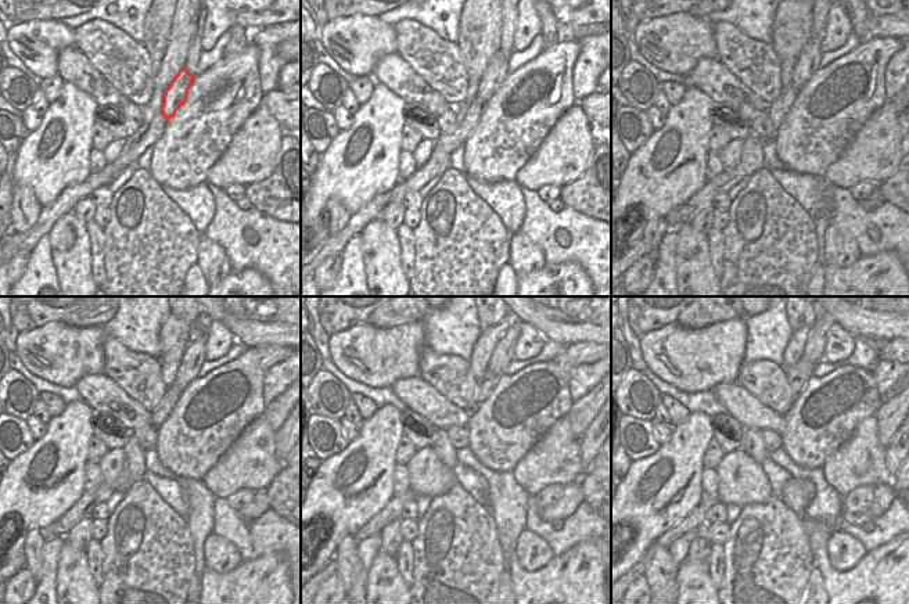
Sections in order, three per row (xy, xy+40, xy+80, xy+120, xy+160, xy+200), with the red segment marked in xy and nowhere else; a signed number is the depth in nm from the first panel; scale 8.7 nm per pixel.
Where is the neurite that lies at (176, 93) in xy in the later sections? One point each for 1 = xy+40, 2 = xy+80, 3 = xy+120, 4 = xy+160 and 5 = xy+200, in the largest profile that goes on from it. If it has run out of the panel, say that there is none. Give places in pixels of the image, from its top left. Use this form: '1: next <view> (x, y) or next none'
1: next xy+40 (498, 68)
2: next xy+80 (807, 64)
3: next xy+120 (191, 360)
4: next xy+160 (503, 353)
5: next xy+200 (818, 335)

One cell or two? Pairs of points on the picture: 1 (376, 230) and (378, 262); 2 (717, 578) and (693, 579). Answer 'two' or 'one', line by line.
1: one
2: two

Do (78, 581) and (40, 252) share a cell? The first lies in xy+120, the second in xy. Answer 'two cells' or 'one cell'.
two cells

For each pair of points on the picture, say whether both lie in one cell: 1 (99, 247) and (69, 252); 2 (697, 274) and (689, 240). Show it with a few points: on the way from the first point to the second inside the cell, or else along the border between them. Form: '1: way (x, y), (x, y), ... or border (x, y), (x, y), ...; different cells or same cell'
1: border (85, 225), (89, 233), (90, 273), (93, 280); different cells
2: way (697, 265), (697, 258), (703, 251), (699, 244); same cell

